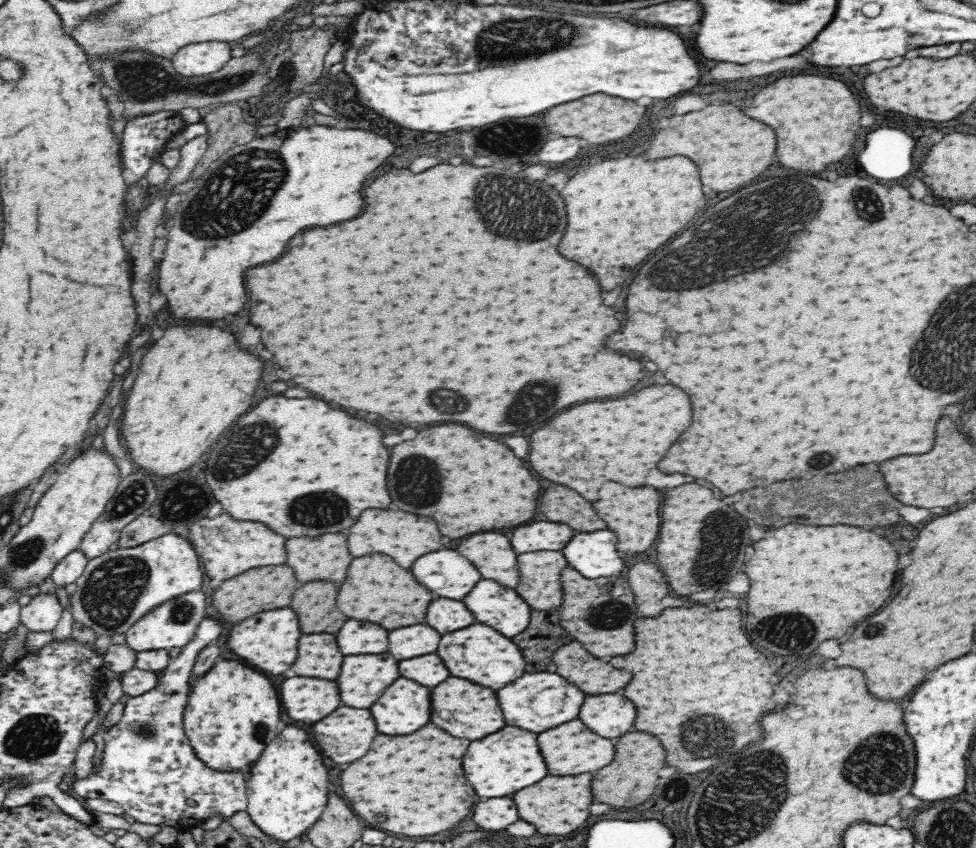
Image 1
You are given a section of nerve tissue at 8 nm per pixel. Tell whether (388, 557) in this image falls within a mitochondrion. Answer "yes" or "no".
no

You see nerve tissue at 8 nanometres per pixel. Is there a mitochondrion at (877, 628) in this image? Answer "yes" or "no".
yes

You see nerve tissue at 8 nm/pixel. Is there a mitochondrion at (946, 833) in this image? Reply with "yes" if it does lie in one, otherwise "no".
yes

